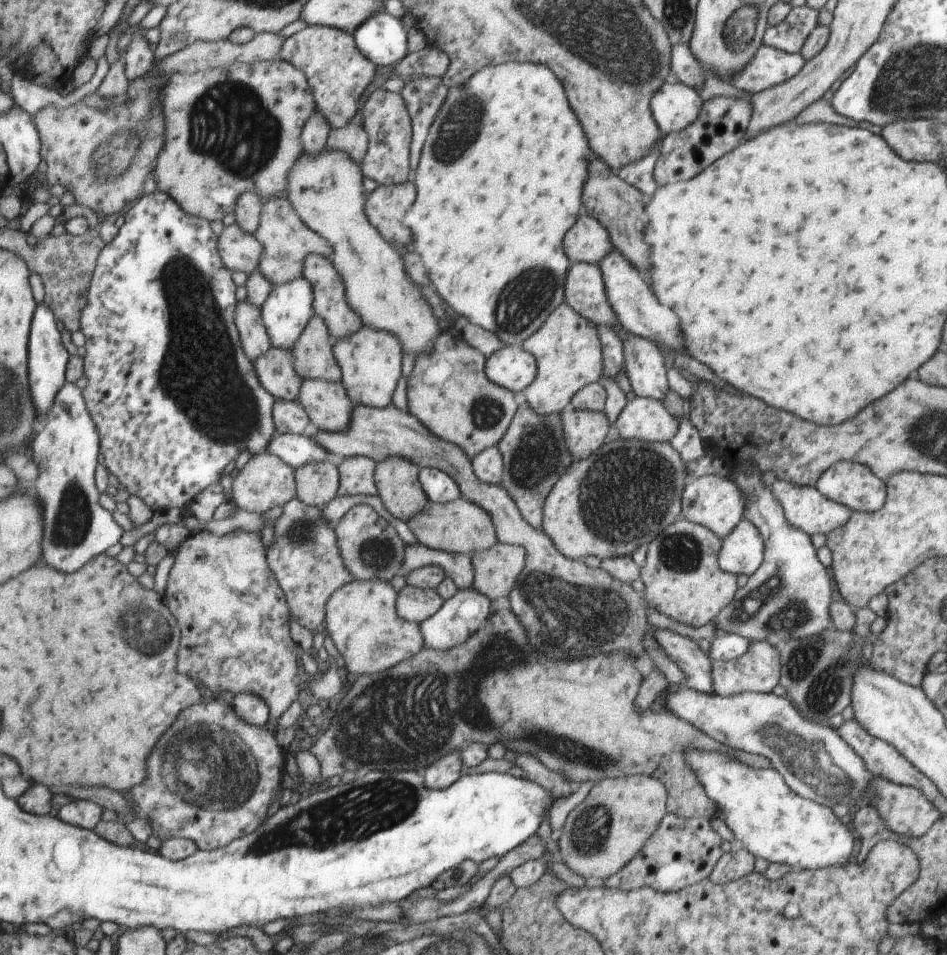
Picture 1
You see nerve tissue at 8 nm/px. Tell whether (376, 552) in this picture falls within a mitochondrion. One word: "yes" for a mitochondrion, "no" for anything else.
yes

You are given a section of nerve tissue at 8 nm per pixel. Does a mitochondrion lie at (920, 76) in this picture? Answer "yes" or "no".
yes

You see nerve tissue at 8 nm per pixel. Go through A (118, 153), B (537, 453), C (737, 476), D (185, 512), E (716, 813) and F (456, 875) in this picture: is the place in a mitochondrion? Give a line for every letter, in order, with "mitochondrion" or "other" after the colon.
A: mitochondrion
B: mitochondrion
C: other
D: other
E: other
F: other

